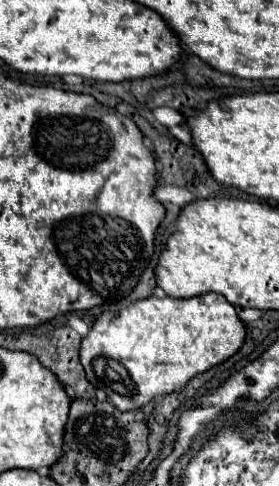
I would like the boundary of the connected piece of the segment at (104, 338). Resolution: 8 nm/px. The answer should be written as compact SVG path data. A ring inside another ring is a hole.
M203 293L199 297L189 299L175 299L175 297L147 297L131 303L129 307L121 309L119 315L103 311L95 317L89 333L81 341L79 361L87 373L87 379L97 387L103 389L107 399L119 411L133 411L143 407L143 403L153 401L157 395L167 395L171 391L179 391L191 377L223 363L245 341L245 327L235 313L235 307L227 303L227 299L219 293Z

